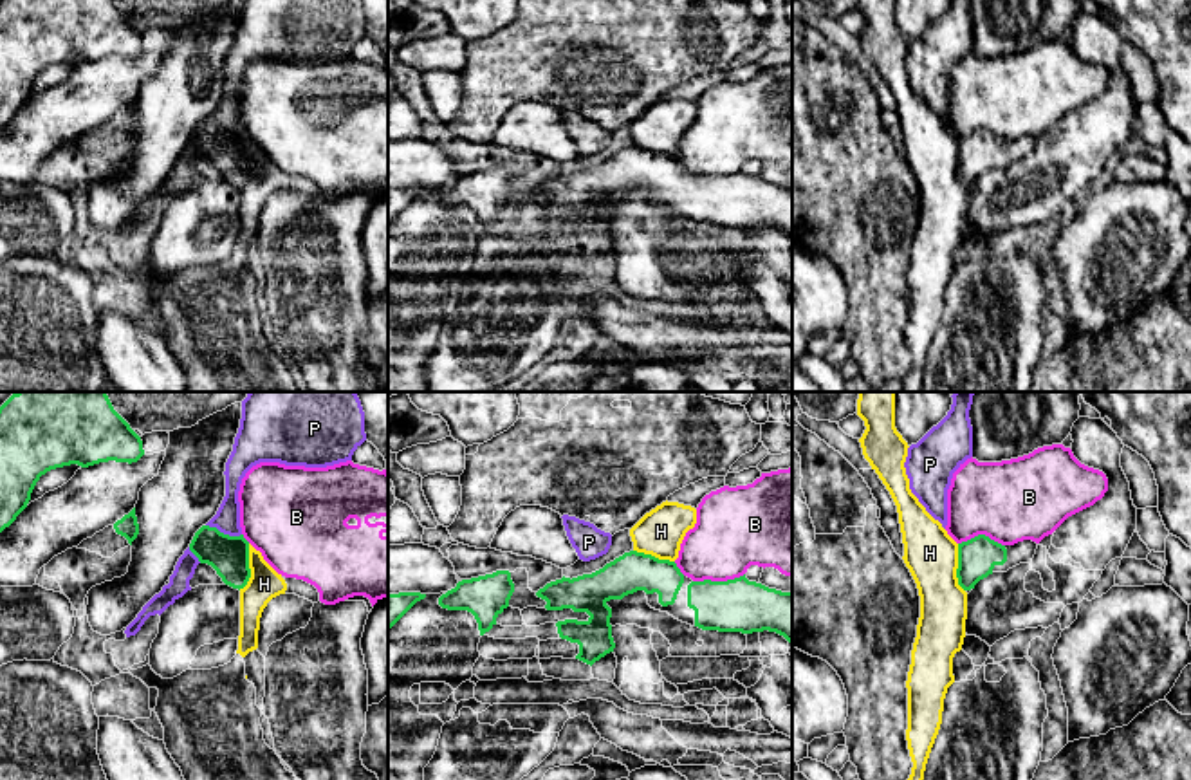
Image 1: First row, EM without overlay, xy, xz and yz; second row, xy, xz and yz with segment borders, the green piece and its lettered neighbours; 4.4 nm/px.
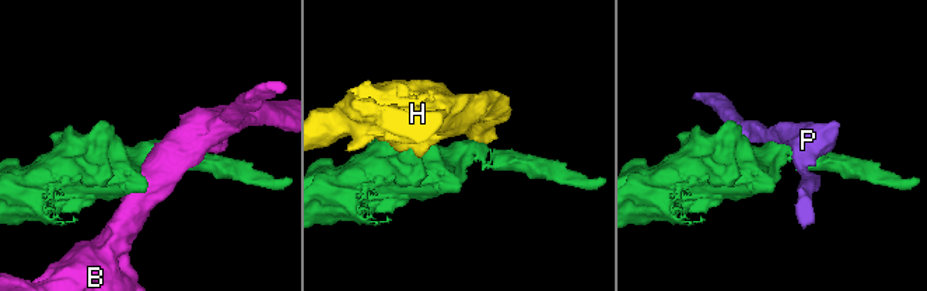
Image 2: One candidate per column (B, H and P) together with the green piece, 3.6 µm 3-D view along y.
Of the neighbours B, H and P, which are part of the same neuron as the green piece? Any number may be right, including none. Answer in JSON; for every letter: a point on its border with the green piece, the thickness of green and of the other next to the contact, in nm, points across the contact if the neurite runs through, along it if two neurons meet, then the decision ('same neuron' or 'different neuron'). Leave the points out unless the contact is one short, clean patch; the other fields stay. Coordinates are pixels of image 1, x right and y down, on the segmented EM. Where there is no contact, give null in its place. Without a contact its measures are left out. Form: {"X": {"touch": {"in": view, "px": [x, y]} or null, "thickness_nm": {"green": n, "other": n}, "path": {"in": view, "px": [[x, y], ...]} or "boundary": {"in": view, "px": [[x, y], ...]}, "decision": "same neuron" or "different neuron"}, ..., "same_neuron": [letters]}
{"B": {"touch": {"in": "xz", "px": [719, 582]}, "thickness_nm": {"green": 240, "other": 360}, "decision": "different neuron"}, "H": {"touch": {"in": "xy", "px": [248, 567]}, "thickness_nm": {"green": 180, "other": 140}, "decision": "different neuron"}, "P": {"touch": {"in": "xy", "px": [222, 533]}, "thickness_nm": {"green": 180, "other": 110}, "boundary": {"in": "xy", "px": [[206, 524], [230, 535], [240, 535]]}, "decision": "different neuron"}, "same_neuron": []}

